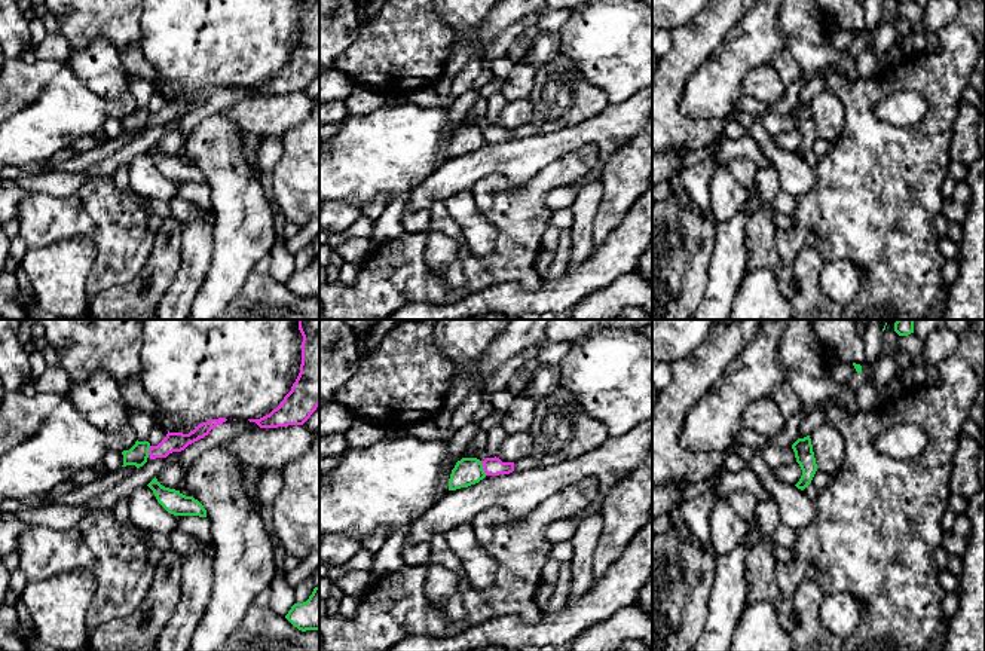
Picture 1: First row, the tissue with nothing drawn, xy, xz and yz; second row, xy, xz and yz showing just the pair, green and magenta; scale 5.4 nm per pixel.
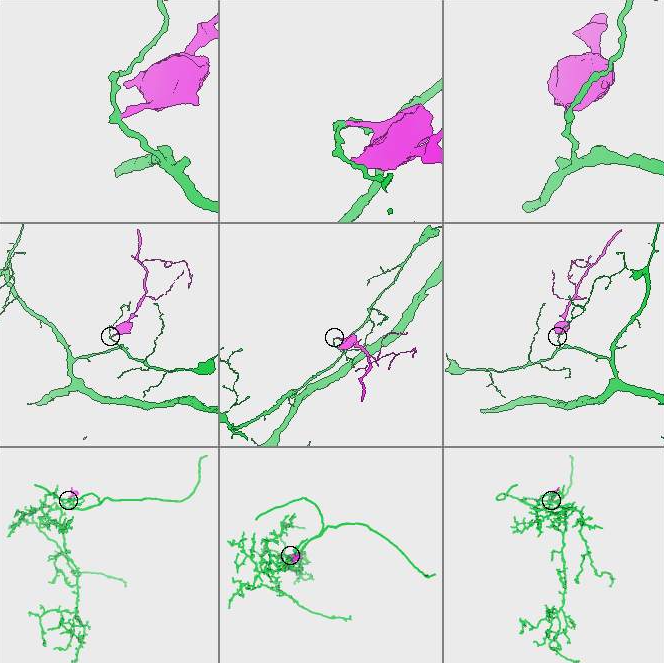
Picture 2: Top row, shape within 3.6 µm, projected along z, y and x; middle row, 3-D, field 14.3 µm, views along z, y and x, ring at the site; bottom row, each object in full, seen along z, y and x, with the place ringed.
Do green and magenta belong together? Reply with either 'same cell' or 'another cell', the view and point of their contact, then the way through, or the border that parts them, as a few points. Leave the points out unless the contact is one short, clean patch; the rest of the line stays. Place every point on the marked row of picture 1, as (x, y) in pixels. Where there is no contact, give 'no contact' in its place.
another cell | xz (482, 468) | along xz (480, 461), (486, 474)

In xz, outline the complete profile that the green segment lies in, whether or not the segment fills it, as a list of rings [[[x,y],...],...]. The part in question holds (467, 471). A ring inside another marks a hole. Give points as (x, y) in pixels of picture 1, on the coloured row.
[[[462,458],[456,462],[449,479],[449,490],[468,488],[486,477],[483,464],[477,458]]]

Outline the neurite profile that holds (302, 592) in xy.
[[[311,578],[303,580],[300,584],[294,589],[294,603],[303,603],[309,599],[312,595],[315,586]]]

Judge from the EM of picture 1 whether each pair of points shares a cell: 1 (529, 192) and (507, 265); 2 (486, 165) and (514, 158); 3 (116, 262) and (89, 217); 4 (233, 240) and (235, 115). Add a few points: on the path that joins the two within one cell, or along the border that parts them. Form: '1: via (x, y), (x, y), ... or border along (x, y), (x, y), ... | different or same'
1: via (522, 210), (517, 247) | same
2: via (493, 158), (507, 158) | same
3: via (116, 250), (116, 240), (101, 225) | same
4: border along (220, 112), (245, 131) | different

